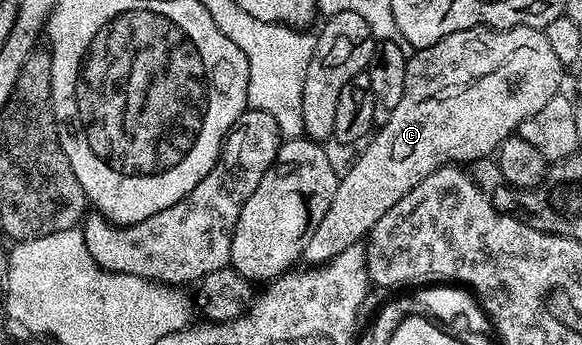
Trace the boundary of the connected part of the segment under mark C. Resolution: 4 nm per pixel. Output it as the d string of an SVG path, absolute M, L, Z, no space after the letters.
M485 26L469 28L460 30L456 34L448 34L448 38L440 38L440 42L436 42L432 46L417 49L413 55L406 61L404 94L400 94L400 102L396 105L396 110L392 110L392 118L388 118L388 122L380 125L377 131L369 137L368 143L365 145L367 148L359 154L358 161L346 173L344 171L341 173L338 189L332 198L332 206L328 206L328 214L324 214L324 218L320 218L320 226L316 226L316 230L312 230L312 238L308 238L301 254L301 259L307 260L305 262L307 265L326 264L332 258L336 258L336 254L344 254L344 250L348 250L348 246L365 241L366 237L370 235L372 226L376 226L376 222L380 222L380 218L384 218L384 214L388 214L388 210L392 210L392 206L396 206L396 202L400 202L400 198L404 198L404 194L408 194L416 186L420 186L420 182L424 178L428 178L428 174L432 174L436 169L445 168L451 162L462 162L458 160L469 162L485 156L493 157L499 146L509 136L517 133L520 122L524 122L524 118L532 118L532 114L536 114L536 110L540 110L548 103L548 98L559 95L558 83L561 82L562 72L564 72L564 66L556 58L552 46L548 46L545 31L536 28L487 28Z

